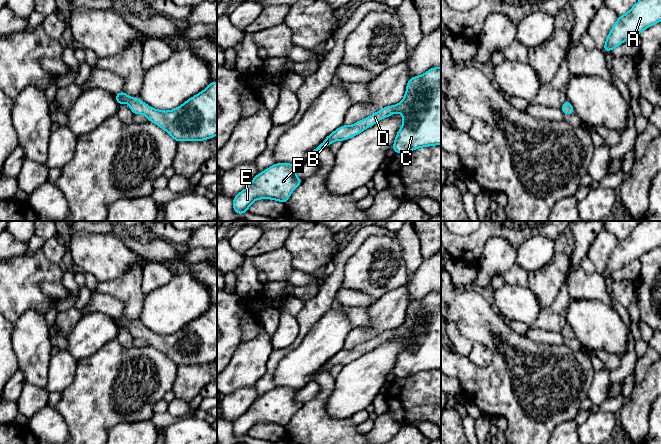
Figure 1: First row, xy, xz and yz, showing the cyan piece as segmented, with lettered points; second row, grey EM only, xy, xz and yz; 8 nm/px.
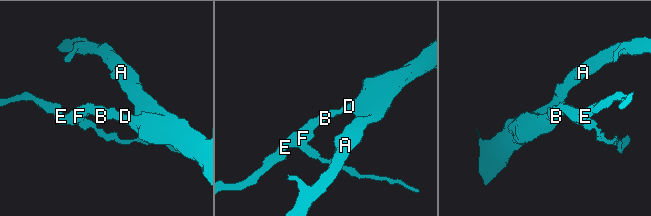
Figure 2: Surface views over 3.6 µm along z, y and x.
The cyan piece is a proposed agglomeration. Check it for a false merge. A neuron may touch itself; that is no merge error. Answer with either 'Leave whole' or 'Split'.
Leave whole

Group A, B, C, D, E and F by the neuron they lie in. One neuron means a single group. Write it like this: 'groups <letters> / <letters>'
groups A B C D E F

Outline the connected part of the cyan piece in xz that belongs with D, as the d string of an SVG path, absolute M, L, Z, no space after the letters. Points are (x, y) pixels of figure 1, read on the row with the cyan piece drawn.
M441 67L431 68L421 76L411 77L406 86L405 96L400 103L384 107L351 126L343 124L327 136L325 140L311 152L311 156L315 157L318 150L330 146L337 140L345 141L358 135L368 127L379 122L381 119L389 117L396 112L402 114L403 124L397 132L392 147L395 153L404 154L418 148L441 144Z

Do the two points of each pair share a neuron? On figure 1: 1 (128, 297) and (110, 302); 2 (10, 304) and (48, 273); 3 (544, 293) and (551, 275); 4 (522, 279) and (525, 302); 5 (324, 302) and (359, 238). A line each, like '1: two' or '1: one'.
1: two
2: one
3: one
4: two
5: one

